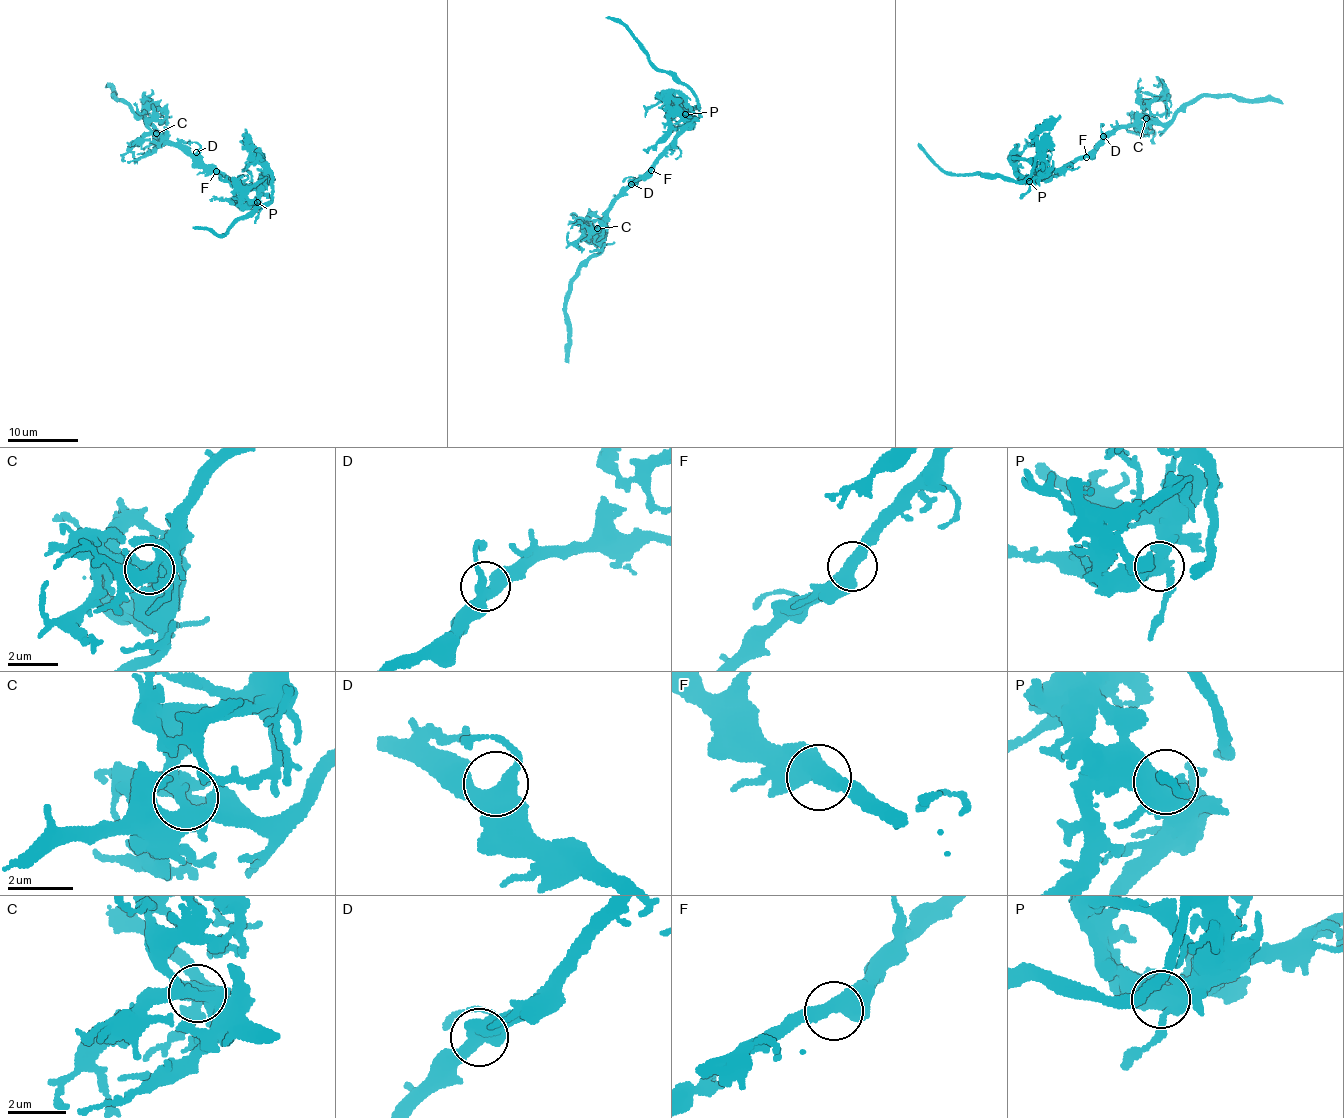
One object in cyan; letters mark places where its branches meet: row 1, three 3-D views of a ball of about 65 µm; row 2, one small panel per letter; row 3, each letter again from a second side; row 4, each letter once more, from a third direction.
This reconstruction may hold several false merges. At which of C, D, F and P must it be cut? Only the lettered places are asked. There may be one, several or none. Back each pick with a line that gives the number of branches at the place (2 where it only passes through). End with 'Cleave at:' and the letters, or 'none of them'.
Cleave at: none of them

